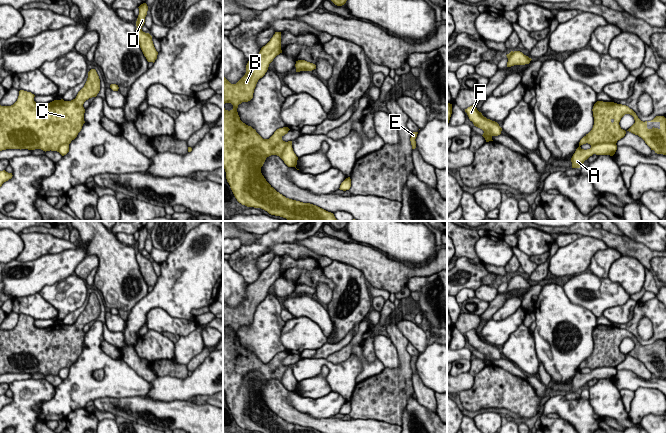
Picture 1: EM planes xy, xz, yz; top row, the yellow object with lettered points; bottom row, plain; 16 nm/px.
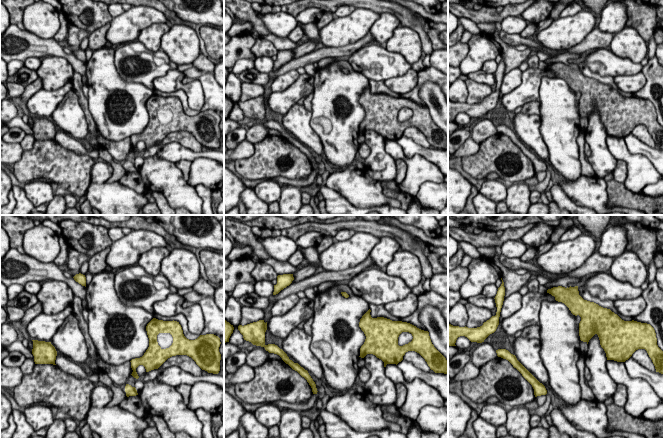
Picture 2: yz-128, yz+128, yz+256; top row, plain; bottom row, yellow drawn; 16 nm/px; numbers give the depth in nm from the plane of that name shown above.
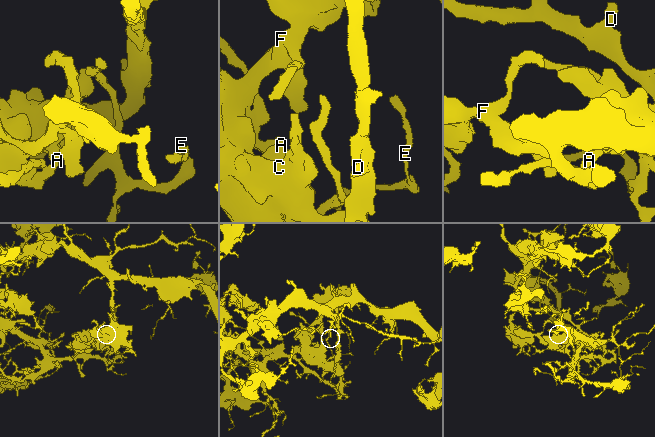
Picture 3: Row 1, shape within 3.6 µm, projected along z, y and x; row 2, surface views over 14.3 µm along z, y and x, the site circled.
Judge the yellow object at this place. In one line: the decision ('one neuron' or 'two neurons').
two neurons

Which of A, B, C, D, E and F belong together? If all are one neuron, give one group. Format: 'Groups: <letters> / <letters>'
Groups: A / B C D E F

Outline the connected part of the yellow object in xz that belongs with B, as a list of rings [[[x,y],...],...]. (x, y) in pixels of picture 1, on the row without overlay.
[[[275,256],[270,265],[261,272],[259,278],[248,285],[245,299],[236,308],[231,308],[223,300],[223,392],[235,422],[242,429],[261,433],[322,433],[310,427],[286,422],[277,416],[261,397],[261,391],[266,382],[271,379],[279,380],[288,391],[296,392],[297,385],[285,385],[286,378],[292,373],[292,365],[285,366],[282,361],[290,353],[279,352],[269,363],[263,363],[255,353],[240,344],[237,336],[239,328],[253,322],[258,304],[265,299],[269,288],[280,277],[282,277],[281,256]]]

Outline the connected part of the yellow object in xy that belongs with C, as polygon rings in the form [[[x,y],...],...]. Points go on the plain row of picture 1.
[[[95,293],[88,296],[88,302],[84,311],[71,325],[54,324],[47,328],[38,328],[34,325],[35,319],[24,314],[19,315],[17,325],[11,330],[0,329],[0,375],[6,373],[41,373],[43,375],[59,376],[74,364],[81,355],[84,345],[85,333],[83,328],[86,324],[96,321],[100,315],[100,303]]]

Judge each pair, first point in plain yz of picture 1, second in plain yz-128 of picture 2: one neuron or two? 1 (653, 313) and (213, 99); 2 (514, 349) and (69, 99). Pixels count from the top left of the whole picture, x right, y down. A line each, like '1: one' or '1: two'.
1: one
2: one

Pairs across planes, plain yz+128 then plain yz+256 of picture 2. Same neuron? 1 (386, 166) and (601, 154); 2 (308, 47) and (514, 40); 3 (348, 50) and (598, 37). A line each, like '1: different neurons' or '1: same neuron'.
1: same neuron
2: different neurons
3: same neuron

